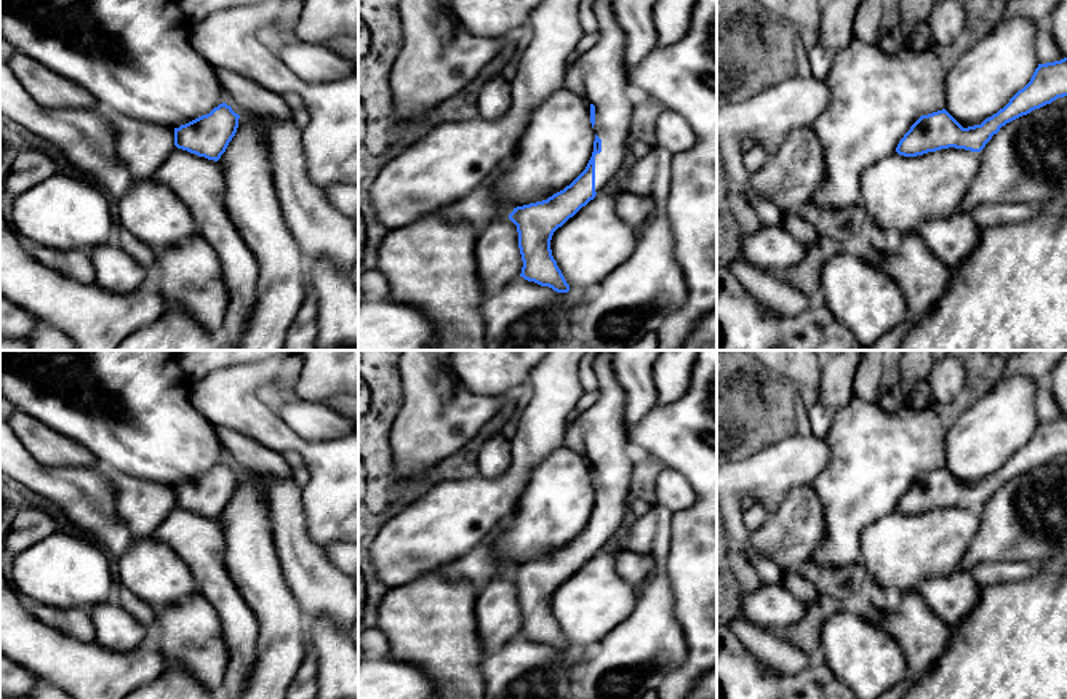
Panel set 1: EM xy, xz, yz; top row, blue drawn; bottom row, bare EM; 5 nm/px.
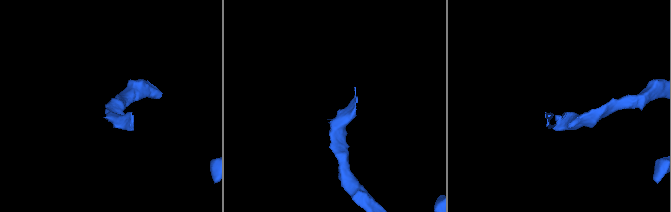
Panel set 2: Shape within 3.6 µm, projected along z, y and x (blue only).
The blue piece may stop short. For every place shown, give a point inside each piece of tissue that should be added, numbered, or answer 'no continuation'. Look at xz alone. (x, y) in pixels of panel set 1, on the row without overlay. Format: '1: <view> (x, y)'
1: xz (599, 434)

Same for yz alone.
no continuation

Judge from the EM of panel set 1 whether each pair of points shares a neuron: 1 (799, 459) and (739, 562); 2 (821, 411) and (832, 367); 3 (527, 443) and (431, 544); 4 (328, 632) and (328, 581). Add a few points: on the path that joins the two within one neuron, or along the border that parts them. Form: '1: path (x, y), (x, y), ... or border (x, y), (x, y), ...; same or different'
1: border (733, 546), (765, 584); different
2: path (831, 400), (832, 378); same
3: path (517, 472), (488, 501), (459, 515); same
4: border (307, 618), (327, 616), (341, 631); different

